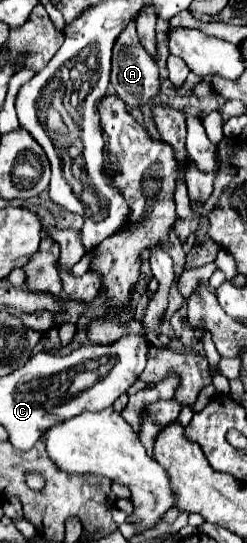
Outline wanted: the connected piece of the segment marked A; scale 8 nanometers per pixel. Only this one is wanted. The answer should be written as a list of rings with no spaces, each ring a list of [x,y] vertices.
[[[132,19],[124,31],[118,35],[114,43],[114,55],[112,55],[112,87],[116,89],[118,97],[128,107],[148,105],[152,97],[158,93],[158,65],[154,57],[142,47],[138,35],[136,35],[136,21]]]

